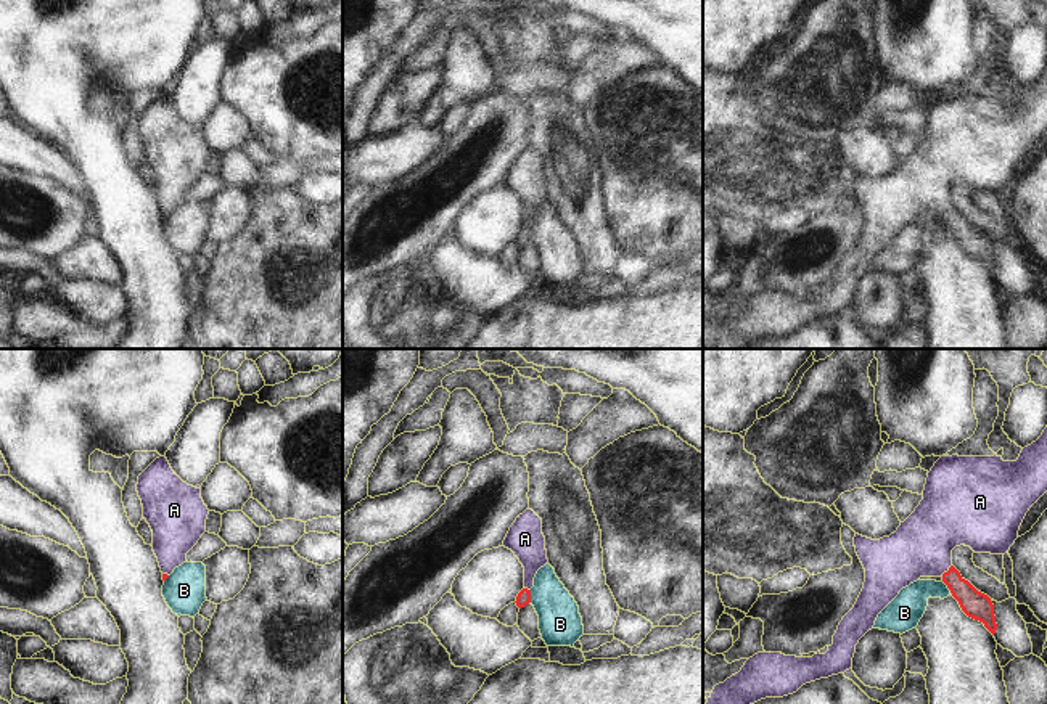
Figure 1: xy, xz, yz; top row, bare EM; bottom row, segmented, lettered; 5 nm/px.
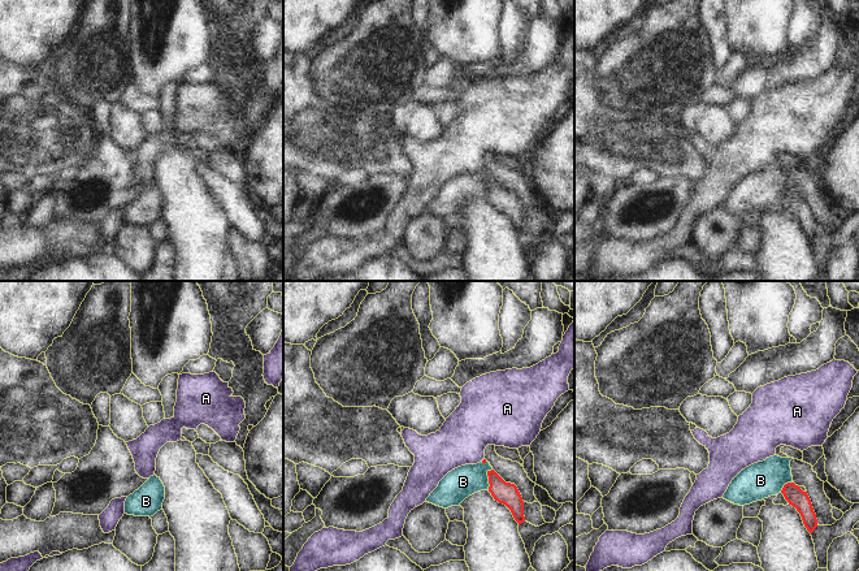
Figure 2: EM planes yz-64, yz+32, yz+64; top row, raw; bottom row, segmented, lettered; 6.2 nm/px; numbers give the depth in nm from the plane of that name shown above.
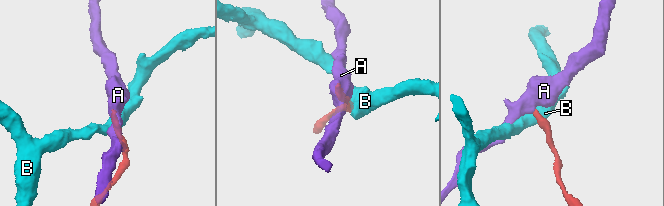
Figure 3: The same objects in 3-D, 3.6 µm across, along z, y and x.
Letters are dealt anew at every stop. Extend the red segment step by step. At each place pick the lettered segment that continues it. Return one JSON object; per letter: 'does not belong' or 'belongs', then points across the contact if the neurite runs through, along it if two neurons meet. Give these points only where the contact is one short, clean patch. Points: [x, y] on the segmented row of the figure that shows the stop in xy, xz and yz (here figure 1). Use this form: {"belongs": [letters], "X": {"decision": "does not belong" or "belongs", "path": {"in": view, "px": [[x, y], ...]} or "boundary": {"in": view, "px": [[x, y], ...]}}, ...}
{"belongs": ["A"], "A": {"decision": "belongs", "path": {"in": "yz", "px": [[977, 605], [954, 582], [948, 571], [922, 547]]}}, "B": {"decision": "does not belong", "boundary": {"in": "xz", "px": [[529, 590], [531, 601]]}}}

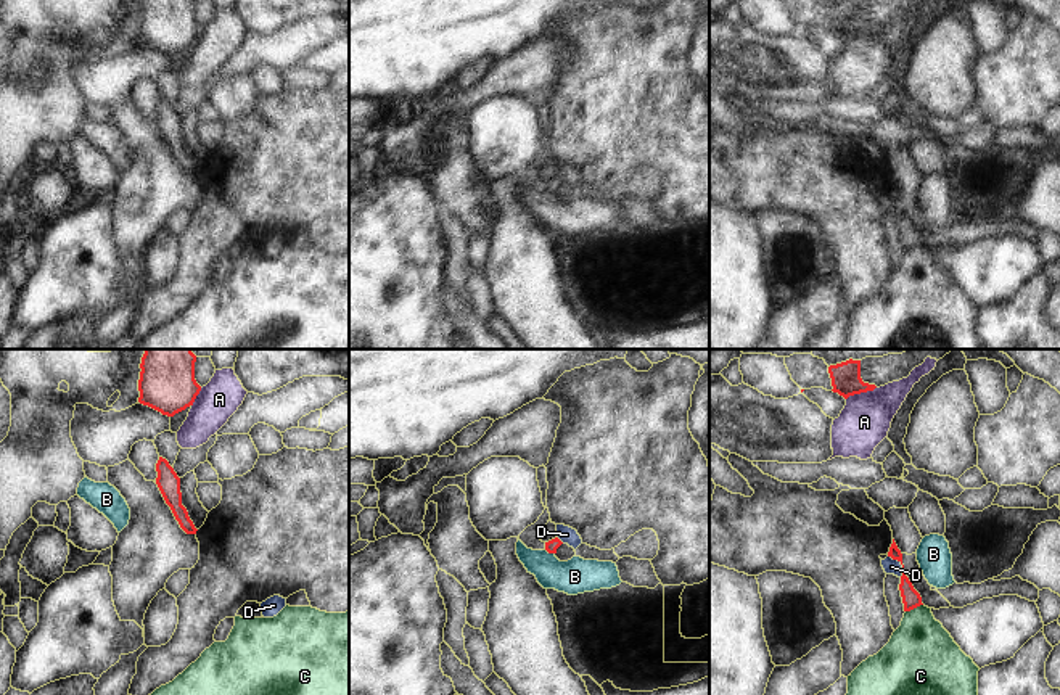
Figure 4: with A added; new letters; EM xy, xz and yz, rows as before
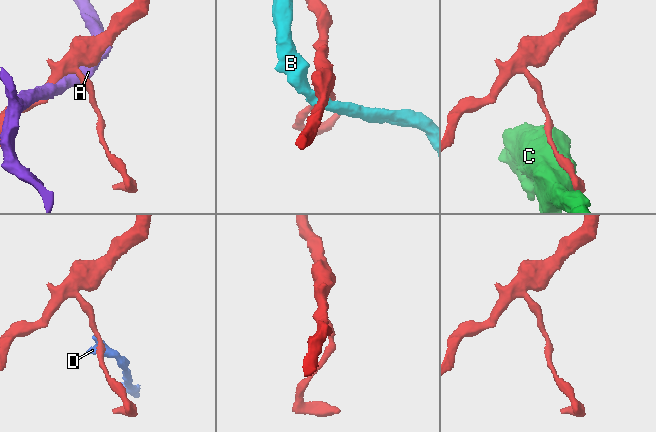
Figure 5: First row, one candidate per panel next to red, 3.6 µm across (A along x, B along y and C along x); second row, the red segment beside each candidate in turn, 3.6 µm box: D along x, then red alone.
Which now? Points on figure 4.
{"belongs": [], "A": {"decision": "does not belong"}, "B": {"decision": "does not belong", "boundary": {"in": "xz", "px": [[546, 549], [554, 554]]}}, "C": {"decision": "does not belong"}, "D": {"decision": "does not belong", "boundary": {"in": "yz", "px": [[888, 555], [901, 565], [901, 576]]}}}

